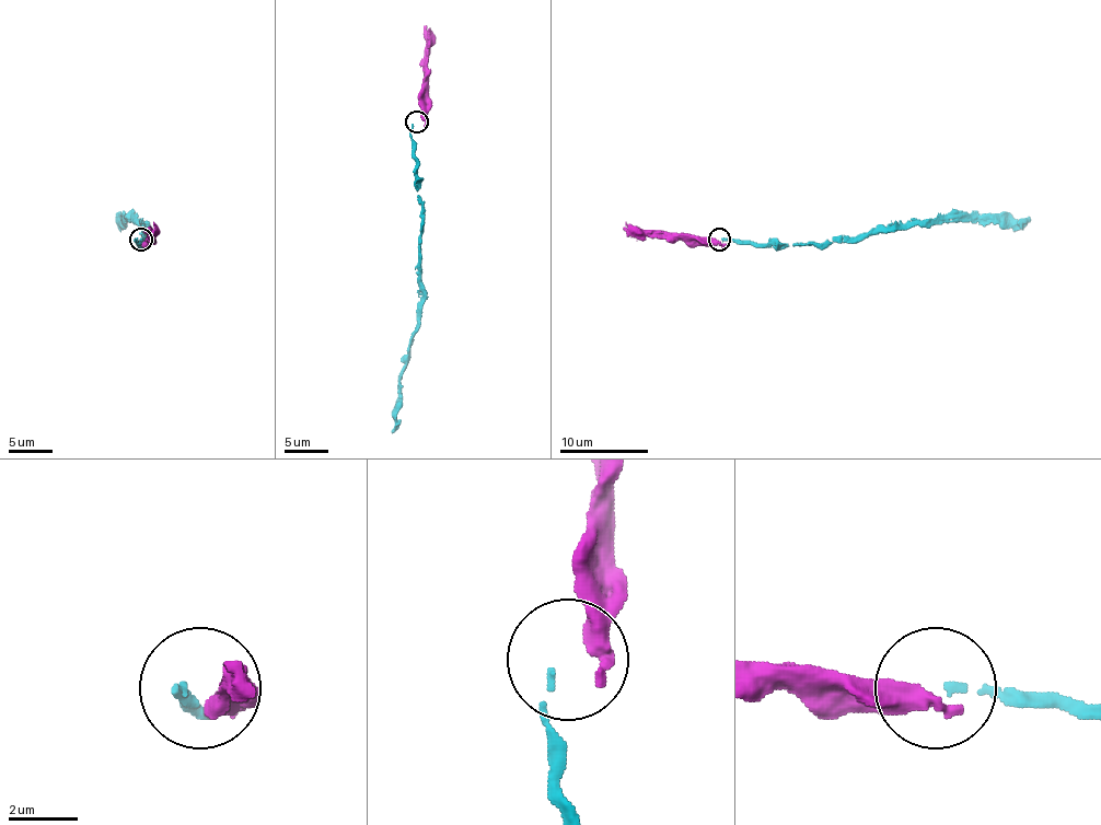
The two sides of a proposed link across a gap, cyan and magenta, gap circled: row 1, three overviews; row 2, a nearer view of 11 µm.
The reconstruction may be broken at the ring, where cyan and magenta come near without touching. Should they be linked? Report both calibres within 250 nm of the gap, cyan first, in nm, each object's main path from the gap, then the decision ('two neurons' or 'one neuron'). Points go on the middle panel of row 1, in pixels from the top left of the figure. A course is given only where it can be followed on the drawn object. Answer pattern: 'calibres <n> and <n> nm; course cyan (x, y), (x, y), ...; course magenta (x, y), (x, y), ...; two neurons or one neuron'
calibres 160 and 440 nm; course cyan (414, 123), (410, 152), (422, 235), (418, 329), (400, 379), (395, 429), (391, 433); course magenta (422, 120), (429, 28); two neurons

